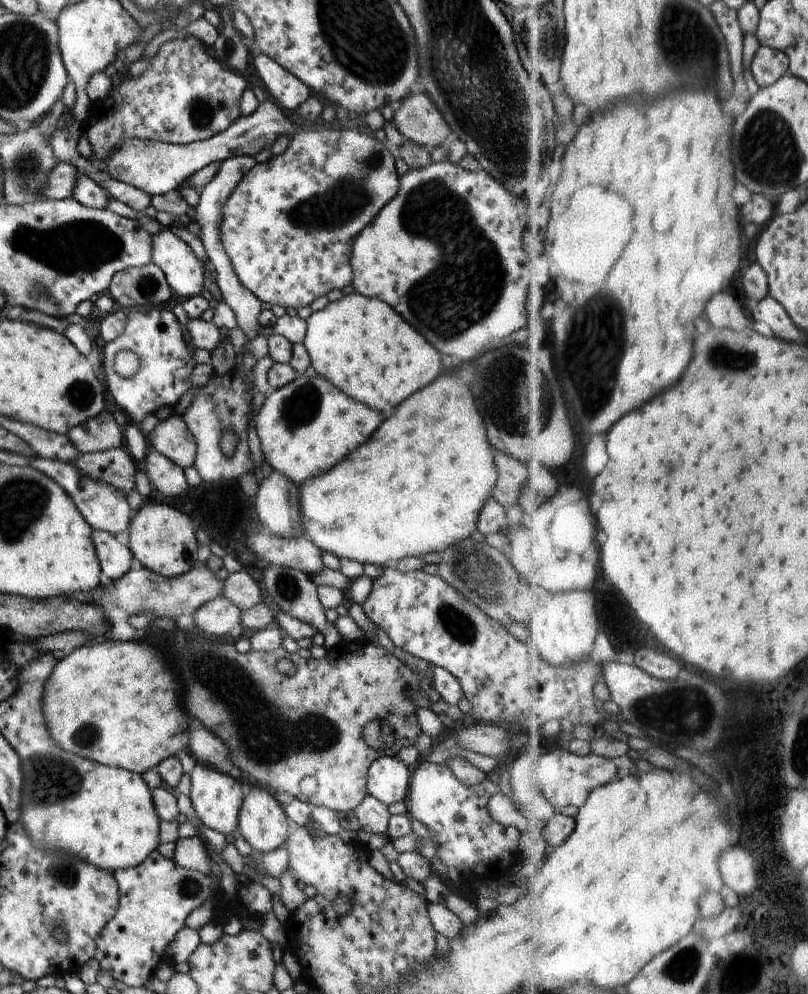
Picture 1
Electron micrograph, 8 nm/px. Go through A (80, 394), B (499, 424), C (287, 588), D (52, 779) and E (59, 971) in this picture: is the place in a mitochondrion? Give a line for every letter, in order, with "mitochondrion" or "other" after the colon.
A: mitochondrion
B: mitochondrion
C: mitochondrion
D: mitochondrion
E: other

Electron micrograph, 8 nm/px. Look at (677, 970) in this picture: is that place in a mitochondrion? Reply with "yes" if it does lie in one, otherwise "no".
yes

